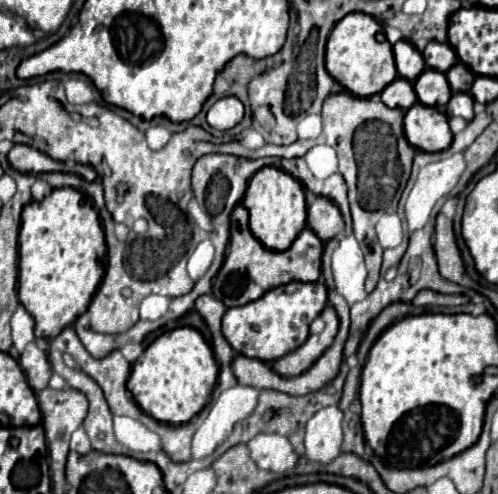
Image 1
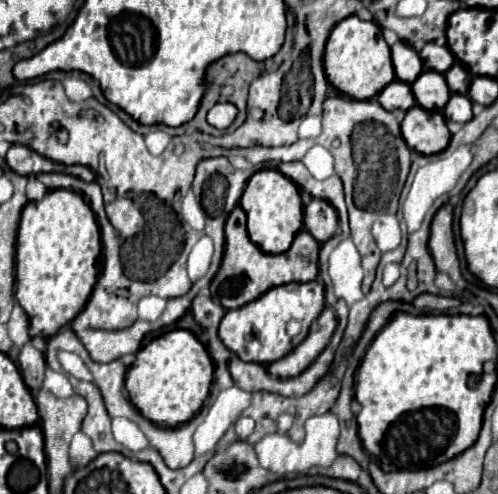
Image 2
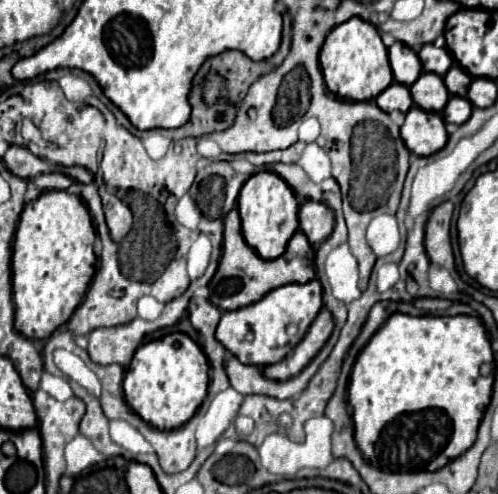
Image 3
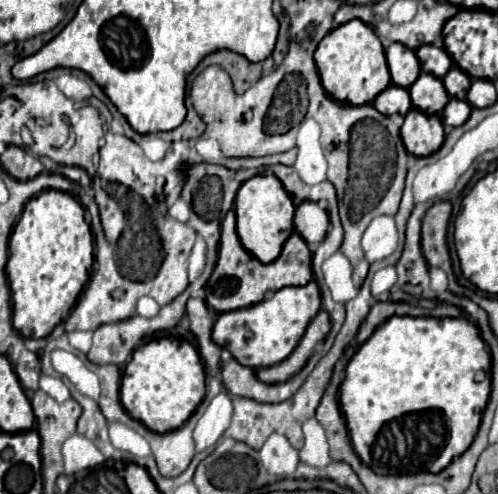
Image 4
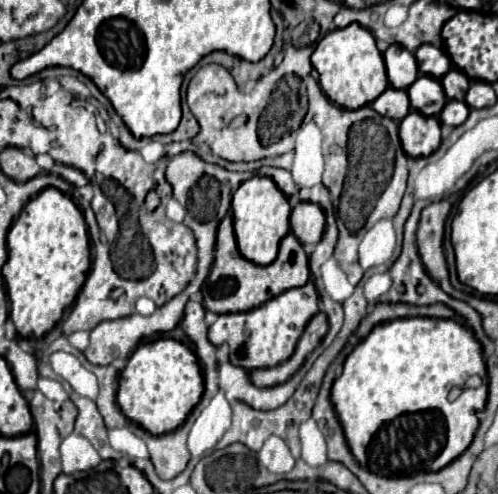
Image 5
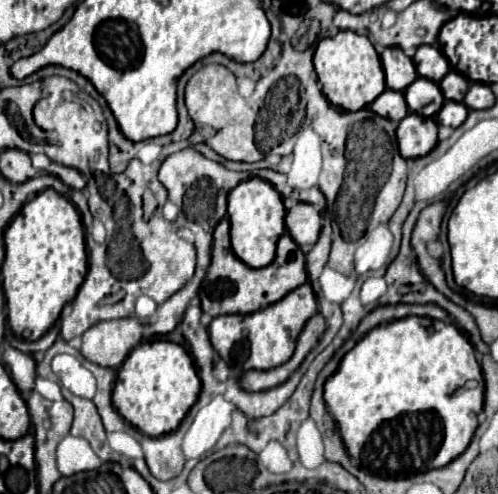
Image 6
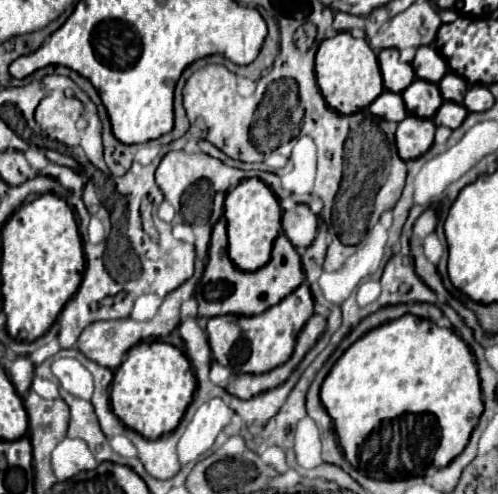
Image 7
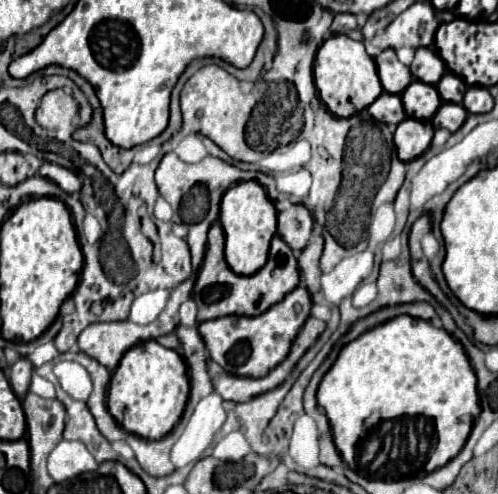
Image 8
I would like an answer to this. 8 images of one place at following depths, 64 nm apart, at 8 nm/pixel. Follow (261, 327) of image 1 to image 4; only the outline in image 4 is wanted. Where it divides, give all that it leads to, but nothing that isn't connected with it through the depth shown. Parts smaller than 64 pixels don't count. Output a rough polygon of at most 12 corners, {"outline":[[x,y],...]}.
{"outline":[[286,286],[222,312],[212,338],[250,368],[282,362],[320,310]]}

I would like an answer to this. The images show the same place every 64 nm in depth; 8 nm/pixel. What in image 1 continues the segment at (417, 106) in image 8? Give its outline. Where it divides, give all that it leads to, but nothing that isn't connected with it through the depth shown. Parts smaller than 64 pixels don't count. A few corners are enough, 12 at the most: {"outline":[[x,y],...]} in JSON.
{"outline":[[424,70],[414,82],[418,100],[446,108],[452,96],[446,74]]}

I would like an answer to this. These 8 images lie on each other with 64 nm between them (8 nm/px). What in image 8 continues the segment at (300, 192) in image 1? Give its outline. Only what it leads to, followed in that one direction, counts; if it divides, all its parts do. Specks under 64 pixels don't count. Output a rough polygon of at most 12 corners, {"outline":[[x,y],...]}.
{"outline":[[256,180],[226,190],[226,262],[250,276],[266,264],[278,212]]}

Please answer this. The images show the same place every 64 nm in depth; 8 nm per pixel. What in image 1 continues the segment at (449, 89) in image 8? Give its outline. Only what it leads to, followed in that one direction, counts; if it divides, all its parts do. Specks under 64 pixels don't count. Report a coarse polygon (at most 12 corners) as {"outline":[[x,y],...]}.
{"outline":[[454,64],[446,78],[454,92],[472,88],[474,72]]}

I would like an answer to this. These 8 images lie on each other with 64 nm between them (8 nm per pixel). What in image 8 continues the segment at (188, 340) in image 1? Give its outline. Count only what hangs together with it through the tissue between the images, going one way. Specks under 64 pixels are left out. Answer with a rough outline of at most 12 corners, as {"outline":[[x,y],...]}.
{"outline":[[156,340],[112,372],[108,410],[160,440],[186,408],[184,358]]}

